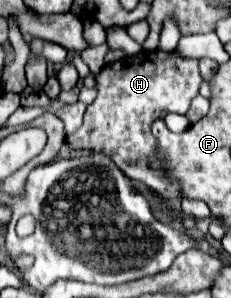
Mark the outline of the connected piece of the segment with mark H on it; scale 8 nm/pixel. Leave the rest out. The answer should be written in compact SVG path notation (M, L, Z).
M139 52L137 56L125 56L117 62L107 64L99 74L97 74L97 98L93 104L87 106L83 126L75 130L73 134L67 136L67 146L73 150L93 150L109 156L115 166L119 166L129 178L157 190L161 196L175 196L179 188L175 188L173 180L167 180L167 174L163 172L163 162L155 156L155 138L151 134L151 124L157 118L165 118L167 114L185 114L189 110L191 100L199 94L201 86L201 74L199 74L199 64L197 60L189 60L179 56L177 52Z

